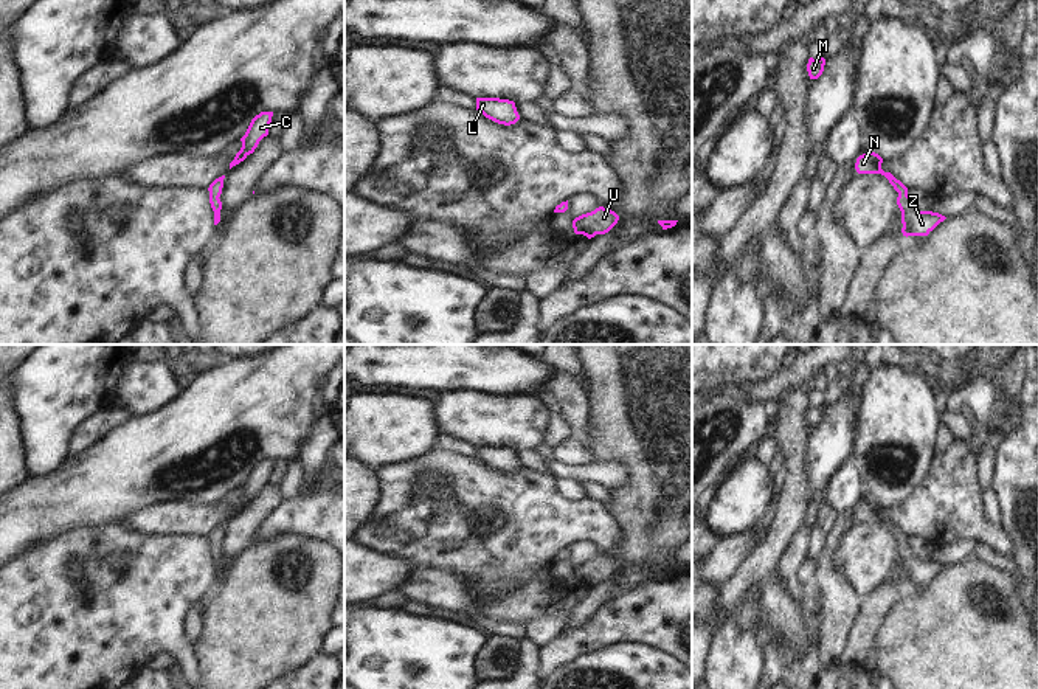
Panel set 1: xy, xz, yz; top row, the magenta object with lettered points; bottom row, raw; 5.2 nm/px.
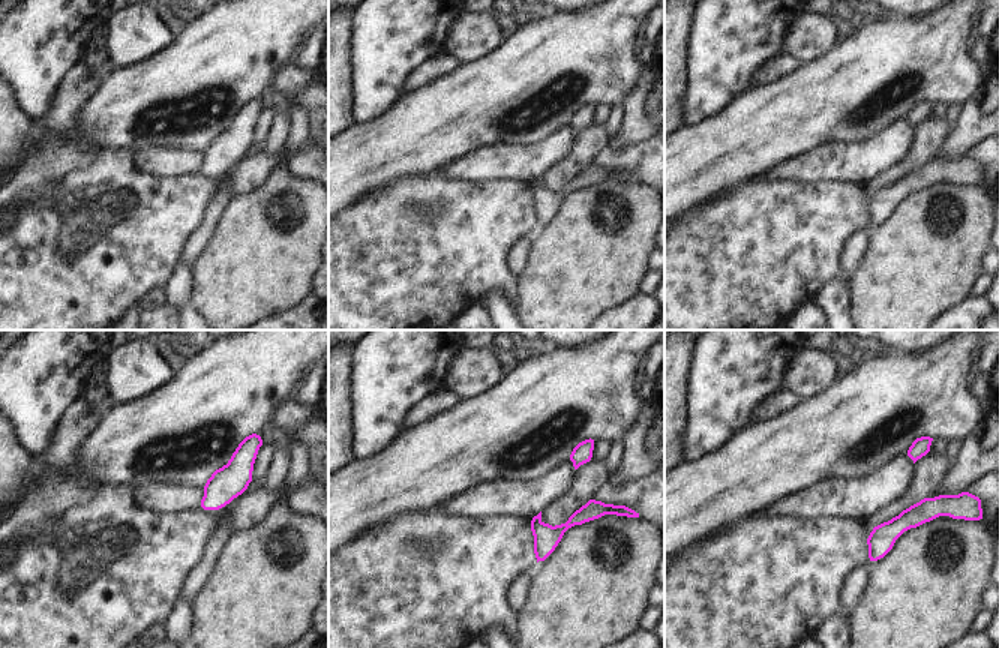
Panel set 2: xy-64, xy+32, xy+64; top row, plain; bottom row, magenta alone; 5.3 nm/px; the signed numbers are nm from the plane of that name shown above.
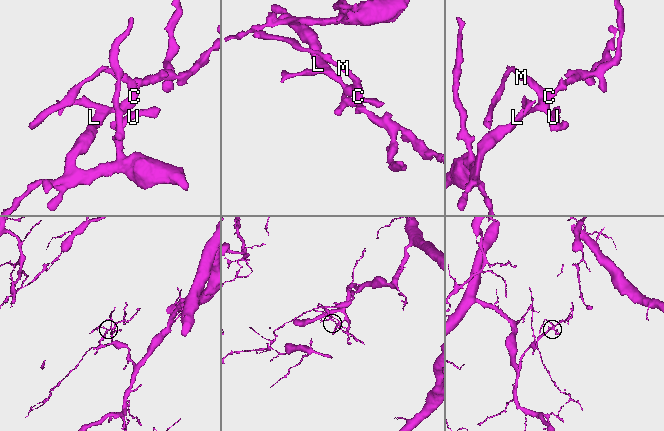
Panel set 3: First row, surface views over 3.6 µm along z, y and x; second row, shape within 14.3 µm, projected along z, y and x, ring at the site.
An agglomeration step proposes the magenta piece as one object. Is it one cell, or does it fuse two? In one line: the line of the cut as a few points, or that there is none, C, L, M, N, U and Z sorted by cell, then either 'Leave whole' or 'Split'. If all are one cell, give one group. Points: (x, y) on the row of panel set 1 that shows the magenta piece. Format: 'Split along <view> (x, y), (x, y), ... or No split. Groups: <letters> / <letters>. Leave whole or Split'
No split. Groups: C L M N U Z. Leave whole.

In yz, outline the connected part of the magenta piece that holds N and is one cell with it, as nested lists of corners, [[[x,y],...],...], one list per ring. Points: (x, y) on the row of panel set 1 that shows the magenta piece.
[[[869,152],[856,158],[855,169],[858,174],[884,175],[898,192],[897,205],[901,211],[903,236],[928,236],[946,217],[932,211],[920,211],[908,196],[908,188],[891,172],[884,172],[881,163],[883,158],[878,154]]]

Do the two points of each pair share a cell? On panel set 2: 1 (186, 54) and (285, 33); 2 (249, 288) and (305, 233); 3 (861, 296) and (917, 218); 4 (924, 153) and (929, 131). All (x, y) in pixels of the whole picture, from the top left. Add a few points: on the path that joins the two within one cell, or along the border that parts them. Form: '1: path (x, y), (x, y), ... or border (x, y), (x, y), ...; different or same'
1: path (210, 54), (227, 54), (245, 38), (261, 33); same
2: path (263, 275), (291, 246); same
3: path (881, 276), (917, 237); same
4: path (924, 147), (927, 137); same

